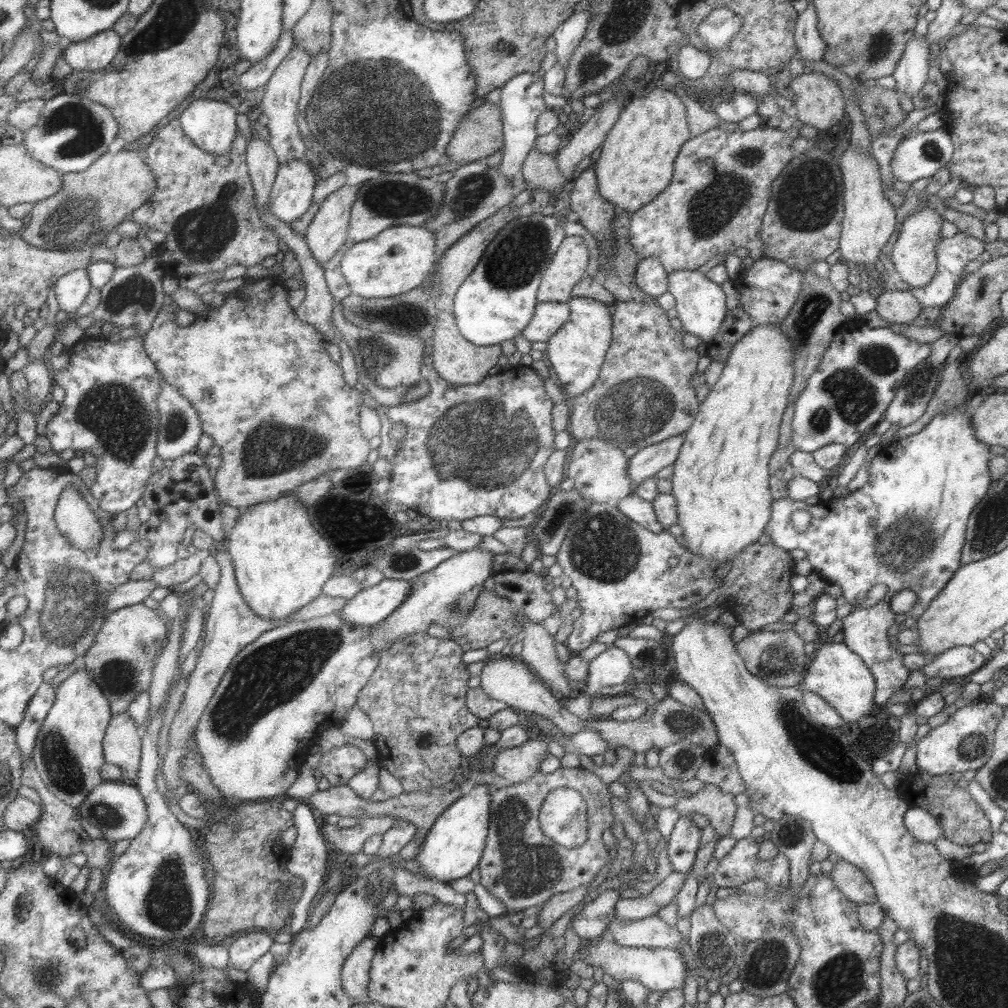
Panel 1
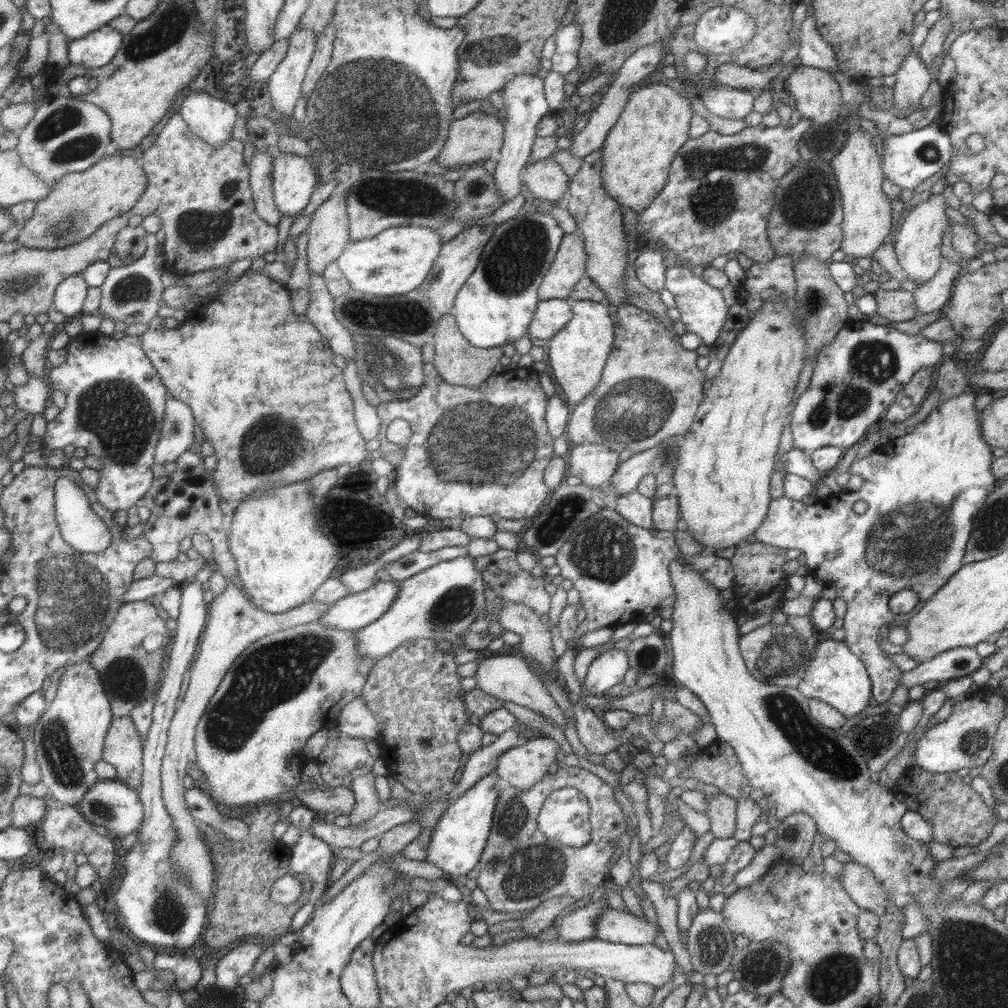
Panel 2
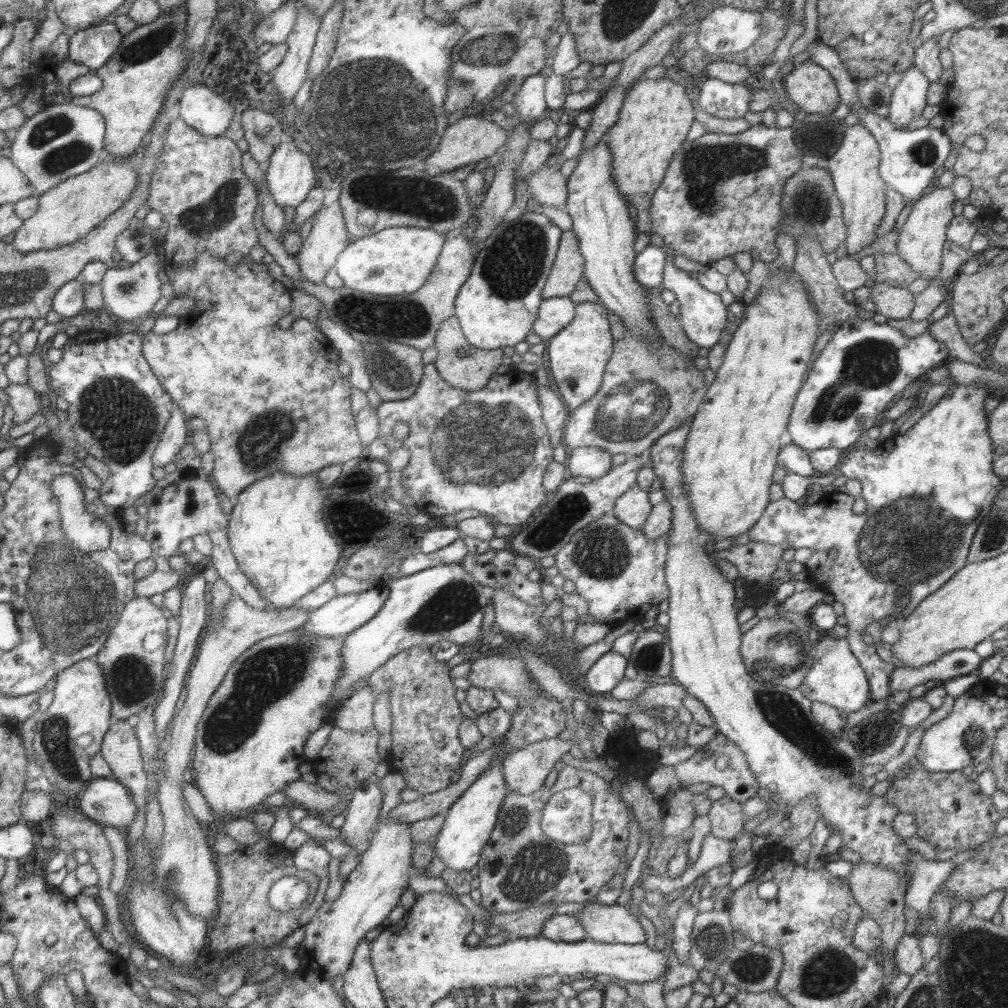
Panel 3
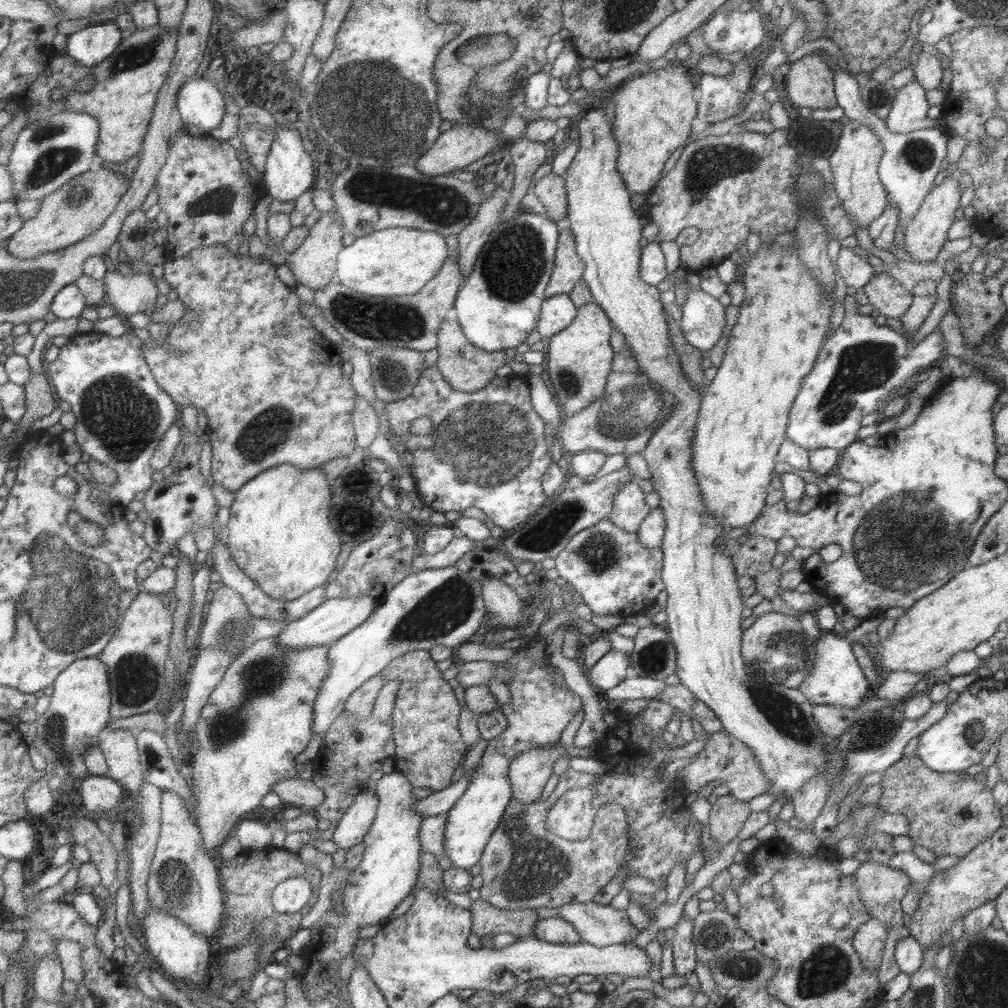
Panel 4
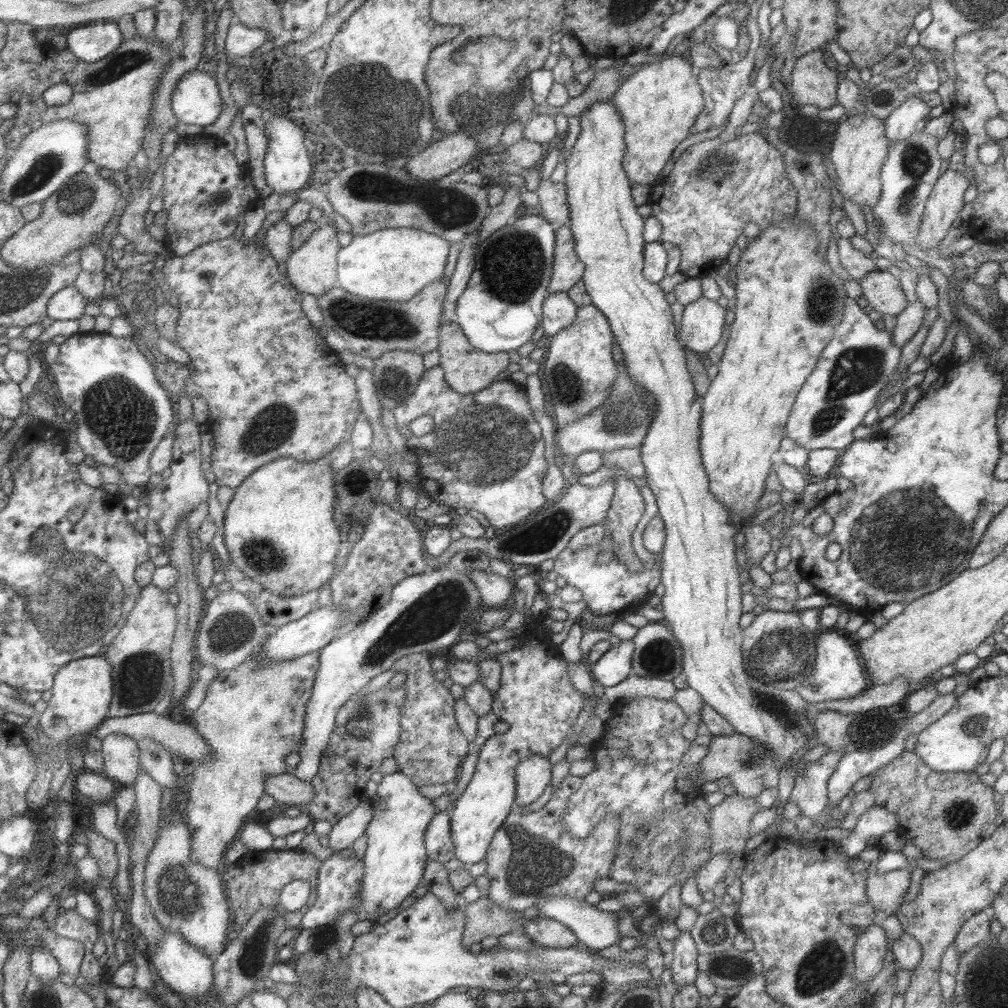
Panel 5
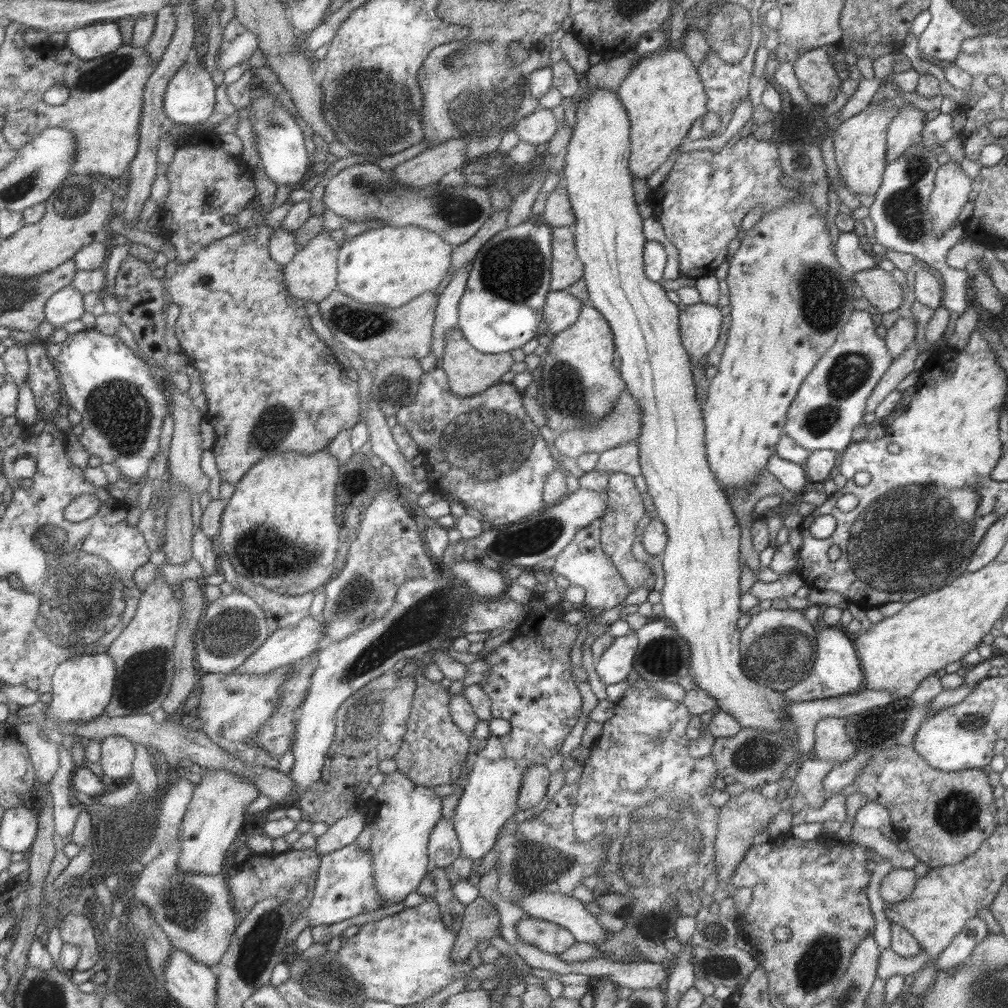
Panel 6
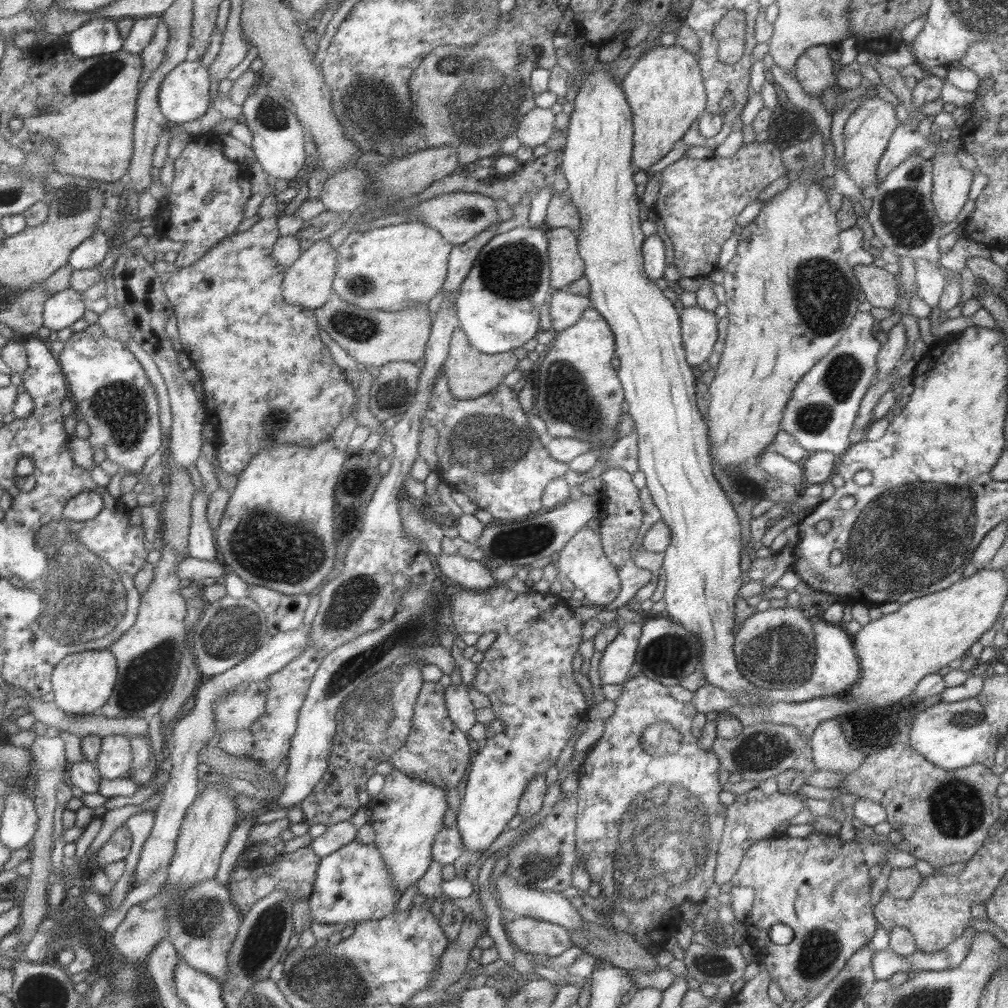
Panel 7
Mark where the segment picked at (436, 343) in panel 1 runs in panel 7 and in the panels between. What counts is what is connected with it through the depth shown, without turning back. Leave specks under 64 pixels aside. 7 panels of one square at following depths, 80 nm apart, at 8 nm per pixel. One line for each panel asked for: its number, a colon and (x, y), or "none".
2: (458, 363)
3: (460, 364)
4: (466, 369)
5: (466, 369)
6: (468, 371)
7: (469, 373)

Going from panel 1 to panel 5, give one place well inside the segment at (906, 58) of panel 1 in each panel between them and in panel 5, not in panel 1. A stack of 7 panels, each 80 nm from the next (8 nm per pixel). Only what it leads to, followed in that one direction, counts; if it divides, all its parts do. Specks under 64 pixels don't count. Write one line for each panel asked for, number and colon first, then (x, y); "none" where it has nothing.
2: (911, 79)
3: (908, 98)
4: (908, 113)
5: (908, 119)

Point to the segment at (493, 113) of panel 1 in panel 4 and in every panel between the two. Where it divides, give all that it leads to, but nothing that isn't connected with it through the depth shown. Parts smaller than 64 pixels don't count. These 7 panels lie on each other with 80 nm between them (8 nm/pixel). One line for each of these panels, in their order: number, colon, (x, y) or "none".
2: (472, 138)
3: (470, 139)
4: (459, 146)

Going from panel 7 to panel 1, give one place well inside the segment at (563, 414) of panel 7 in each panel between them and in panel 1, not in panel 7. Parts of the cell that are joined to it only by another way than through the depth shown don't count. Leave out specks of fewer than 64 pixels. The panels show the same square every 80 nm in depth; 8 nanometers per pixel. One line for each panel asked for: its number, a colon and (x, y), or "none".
1: (576, 351)
2: (577, 353)
3: (577, 354)
4: (579, 357)
5: (579, 372)
6: (579, 386)

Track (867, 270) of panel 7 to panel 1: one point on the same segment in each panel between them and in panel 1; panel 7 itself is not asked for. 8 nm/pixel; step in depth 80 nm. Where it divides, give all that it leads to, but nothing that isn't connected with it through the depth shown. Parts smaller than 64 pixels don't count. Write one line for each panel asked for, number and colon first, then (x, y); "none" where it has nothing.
1: (893, 306)
2: (898, 305)
3: (896, 303)
4: (886, 296)
5: (883, 291)
6: (879, 288)

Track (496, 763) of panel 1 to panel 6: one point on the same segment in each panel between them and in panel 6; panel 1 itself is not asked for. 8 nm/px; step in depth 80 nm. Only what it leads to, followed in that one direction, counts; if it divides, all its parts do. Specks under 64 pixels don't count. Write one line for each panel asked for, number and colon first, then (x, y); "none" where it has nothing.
2: (526, 763)
3: (524, 770)
4: (527, 774)
5: (532, 775)
6: (534, 783)

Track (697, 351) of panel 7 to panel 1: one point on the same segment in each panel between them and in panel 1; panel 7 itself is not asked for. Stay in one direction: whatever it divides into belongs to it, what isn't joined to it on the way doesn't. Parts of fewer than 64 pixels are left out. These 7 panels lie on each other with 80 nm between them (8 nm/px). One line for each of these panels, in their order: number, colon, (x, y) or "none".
1: (699, 303)
2: (702, 311)
3: (702, 316)
4: (702, 320)
5: (701, 323)
6: (698, 324)

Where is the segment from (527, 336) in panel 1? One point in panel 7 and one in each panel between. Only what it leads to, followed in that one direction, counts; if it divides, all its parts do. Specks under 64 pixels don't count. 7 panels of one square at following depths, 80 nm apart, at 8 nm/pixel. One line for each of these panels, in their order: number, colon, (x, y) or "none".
2: (551, 315)
3: (554, 313)
4: (556, 312)
5: (558, 311)
6: (561, 309)
7: (565, 308)

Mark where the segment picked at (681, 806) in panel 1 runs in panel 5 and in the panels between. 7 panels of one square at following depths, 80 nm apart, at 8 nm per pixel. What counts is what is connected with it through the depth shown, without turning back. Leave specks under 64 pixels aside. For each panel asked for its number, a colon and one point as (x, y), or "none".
2: (721, 809)
3: (726, 817)
4: (727, 815)
5: (729, 820)

